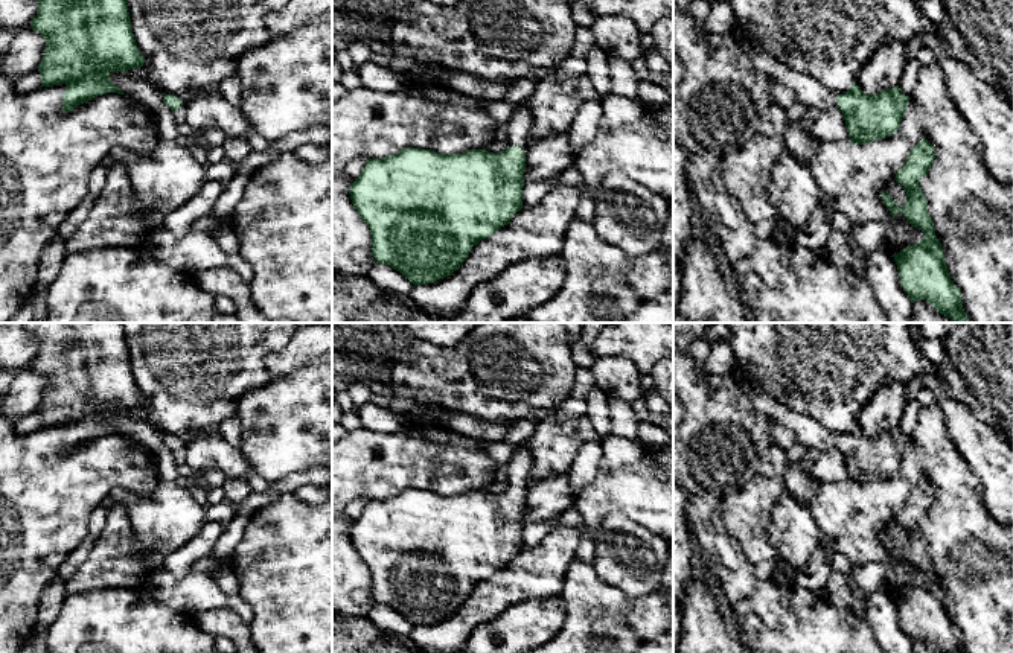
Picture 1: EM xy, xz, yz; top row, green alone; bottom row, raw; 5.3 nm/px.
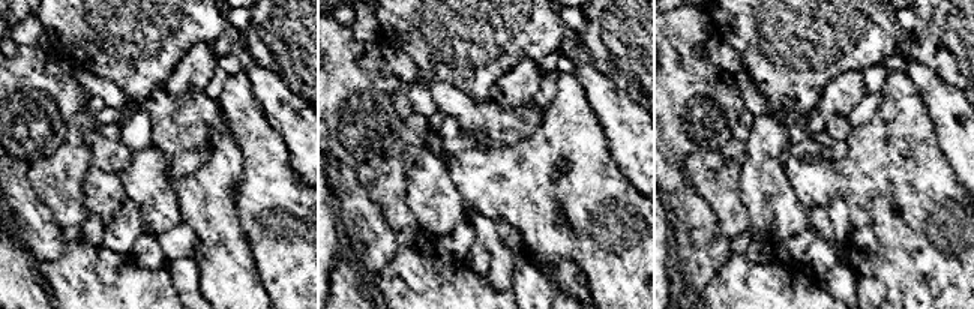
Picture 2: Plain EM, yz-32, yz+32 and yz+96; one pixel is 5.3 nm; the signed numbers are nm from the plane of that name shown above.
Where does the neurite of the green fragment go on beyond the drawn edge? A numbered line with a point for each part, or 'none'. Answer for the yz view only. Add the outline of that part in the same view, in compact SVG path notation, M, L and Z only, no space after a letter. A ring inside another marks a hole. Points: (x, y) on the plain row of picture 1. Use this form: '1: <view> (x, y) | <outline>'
1: yz (809, 433) | M753 379L739 382L754 408L771 420L791 429L798 443L803 443L816 455L838 448L836 435L824 429L809 416L781 406L765 388Z

